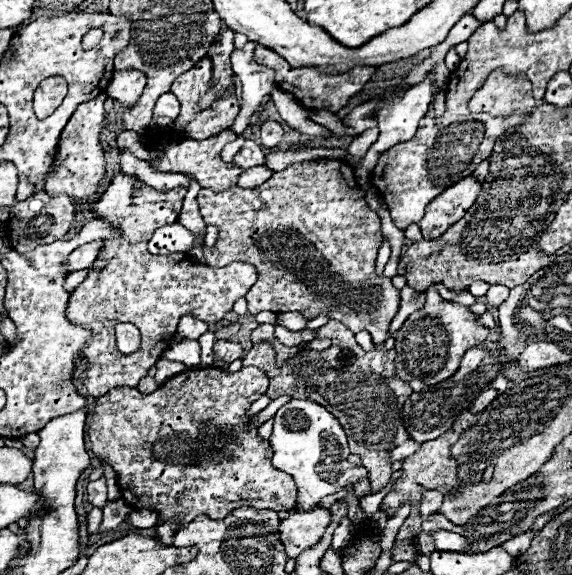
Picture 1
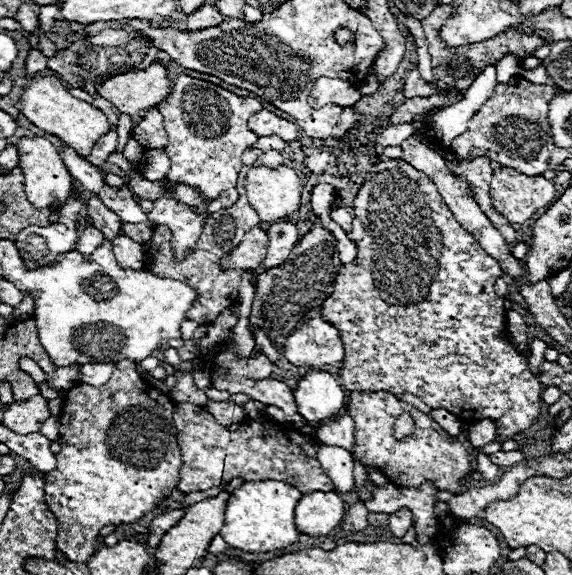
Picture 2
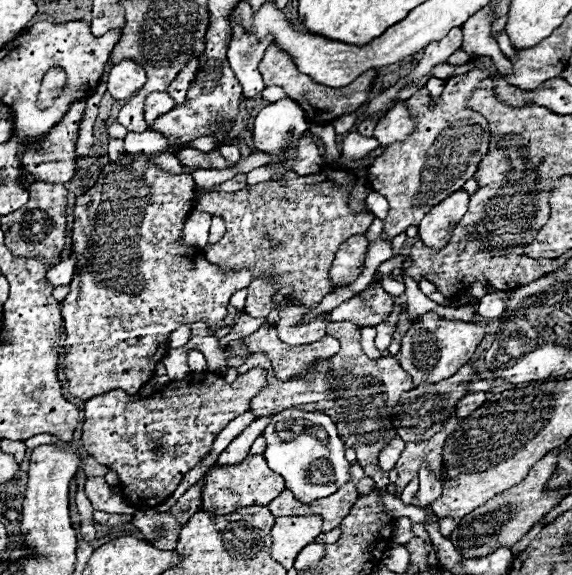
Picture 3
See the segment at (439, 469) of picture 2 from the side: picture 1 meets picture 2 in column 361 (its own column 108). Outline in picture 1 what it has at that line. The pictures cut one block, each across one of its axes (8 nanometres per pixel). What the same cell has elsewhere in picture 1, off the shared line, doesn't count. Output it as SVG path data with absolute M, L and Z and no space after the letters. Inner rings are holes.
M244 366L238 372L224 372L220 368L194 368L194 370L186 370L186 372L170 378L164 386L160 386L152 394L142 394L138 390L130 390L128 386L114 388L108 394L104 394L102 398L96 398L96 402L94 402L92 420L90 420L90 426L88 426L88 438L92 442L92 452L96 456L100 454L100 458L104 458L114 468L114 472L118 472L118 486L122 490L124 502L128 502L136 510L142 510L144 508L144 510L156 512L158 514L158 520L162 520L162 522L164 520L172 520L172 518L180 518L178 530L184 528L184 526L188 526L192 522L192 518L196 518L200 514L206 514L212 520L222 520L226 514L230 514L232 510L236 510L240 506L268 508L268 510L276 510L276 512L294 512L296 510L296 496L298 496L296 482L294 482L294 478L290 478L290 474L286 474L282 470L276 470L272 466L272 462L270 462L272 460L272 446L270 446L270 442L266 442L266 440L260 438L258 428L256 430L250 428L250 418L246 416L246 410L250 408L250 404L256 402L262 394L266 394L266 390L268 390L268 378L266 378L266 374L260 368L254 368L254 366ZM250 436L256 436L256 438L250 438ZM216 442L230 442L230 444L226 448L222 448L220 452L216 452ZM164 460L166 462L180 462L180 464L164 464ZM216 500L220 504L224 504L224 508L216 508Z

